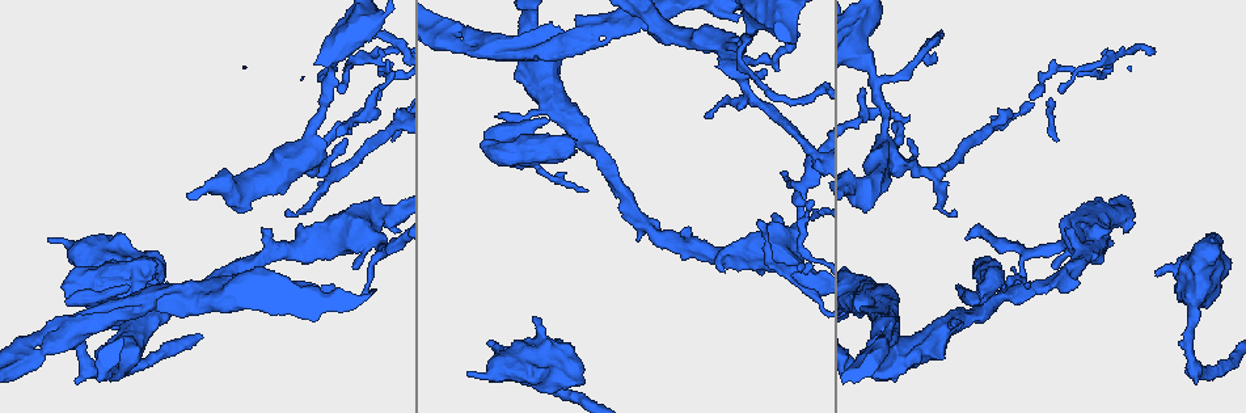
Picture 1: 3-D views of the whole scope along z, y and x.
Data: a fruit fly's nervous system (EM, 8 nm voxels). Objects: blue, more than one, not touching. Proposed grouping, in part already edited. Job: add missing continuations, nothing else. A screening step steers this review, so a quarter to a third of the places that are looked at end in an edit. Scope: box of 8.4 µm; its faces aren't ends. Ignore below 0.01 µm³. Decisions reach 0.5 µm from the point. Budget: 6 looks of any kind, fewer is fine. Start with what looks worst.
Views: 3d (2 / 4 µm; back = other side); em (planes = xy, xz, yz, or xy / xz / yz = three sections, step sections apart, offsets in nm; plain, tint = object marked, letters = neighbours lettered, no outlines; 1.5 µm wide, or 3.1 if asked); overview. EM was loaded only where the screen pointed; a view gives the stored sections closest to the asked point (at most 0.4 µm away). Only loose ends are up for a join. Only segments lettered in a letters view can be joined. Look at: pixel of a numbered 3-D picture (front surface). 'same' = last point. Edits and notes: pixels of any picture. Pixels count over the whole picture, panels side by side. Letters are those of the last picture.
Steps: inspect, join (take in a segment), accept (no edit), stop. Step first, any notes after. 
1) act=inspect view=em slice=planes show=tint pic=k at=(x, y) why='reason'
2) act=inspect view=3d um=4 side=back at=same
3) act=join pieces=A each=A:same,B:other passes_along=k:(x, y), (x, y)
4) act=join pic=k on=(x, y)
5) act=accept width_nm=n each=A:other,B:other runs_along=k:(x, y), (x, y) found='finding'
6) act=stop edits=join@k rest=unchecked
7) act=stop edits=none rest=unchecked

act=inspect view=em slice=xy step=4 show=letters pic=1 at=(161, 266) why='branch stops here'

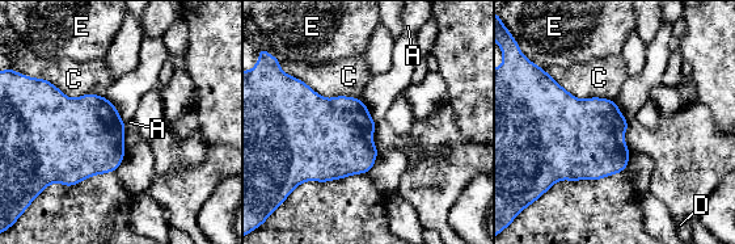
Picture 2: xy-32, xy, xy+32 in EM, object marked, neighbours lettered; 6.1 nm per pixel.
act=inspect view=em slice=planes show=letters at=same why='another direction'

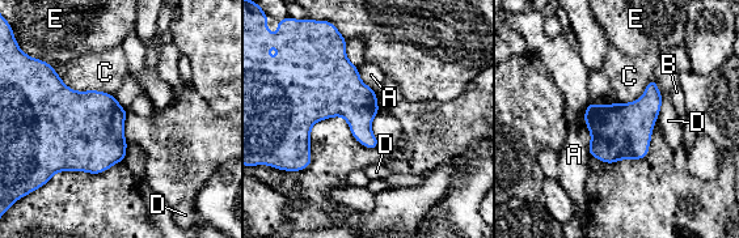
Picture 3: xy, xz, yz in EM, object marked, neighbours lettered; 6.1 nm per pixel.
act=accept each=A:other,B:other,C:other,D:other,E:other border=3:(50, 64), (68, 86), (113, 96) found='no lettered segment goes on from it'

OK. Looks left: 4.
act=inspect view=3d um=4 pic=1 at=(352, 267) why='thin end'

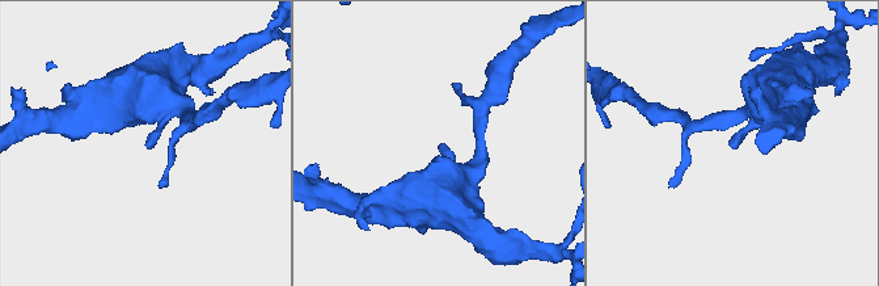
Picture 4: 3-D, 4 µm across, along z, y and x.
act=inspect view=em slice=xy step=4 show=letters pic=4 at=(440, 150)

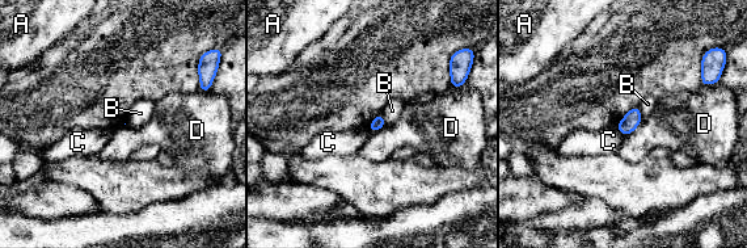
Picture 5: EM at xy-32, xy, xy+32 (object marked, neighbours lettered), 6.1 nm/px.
act=accept each=A:other,B:other,C:other,D:other found='none of them fits'

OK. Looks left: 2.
act=inspect view=em slice=planes show=letters pic=1 at=(374, 92) why='branch stops here'

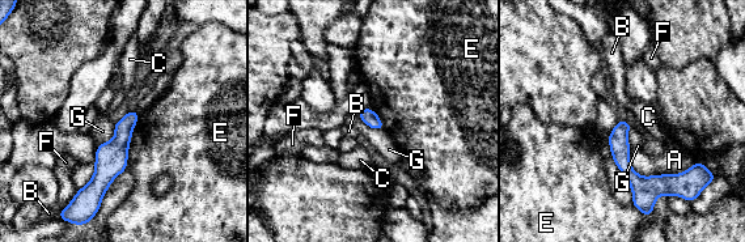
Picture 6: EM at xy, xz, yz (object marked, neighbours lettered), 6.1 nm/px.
act=accept longest_contact=E:360nm each=A:other,B:other,C:other,E:other,F:other,G:other border=6:(356, 114), (372, 128), (384, 130) found='no lettered segment goes on from it'

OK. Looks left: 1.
act=stop edits=none rest=unchecked

